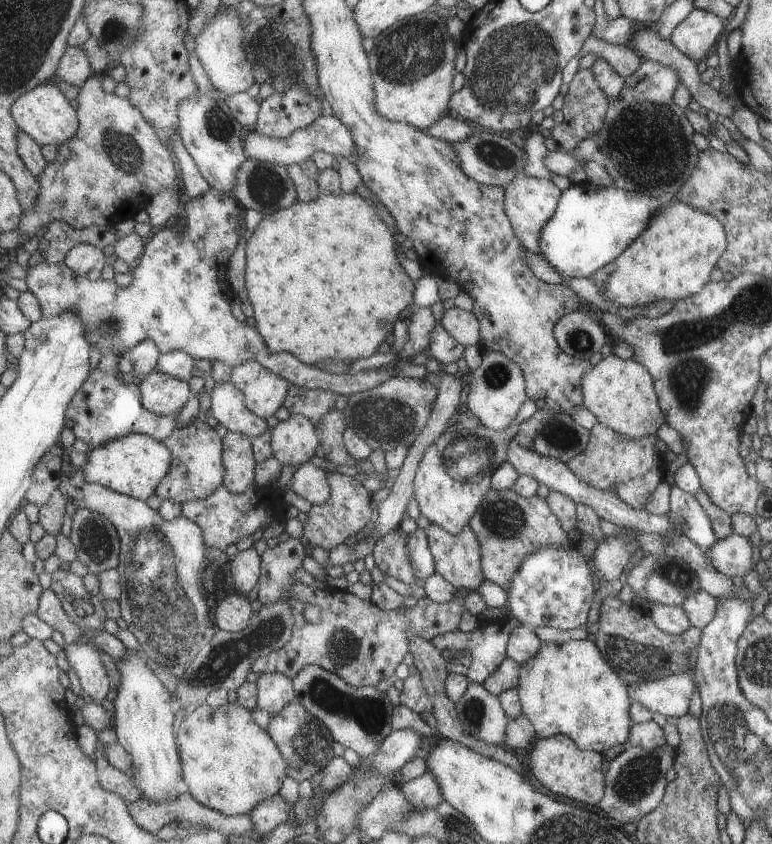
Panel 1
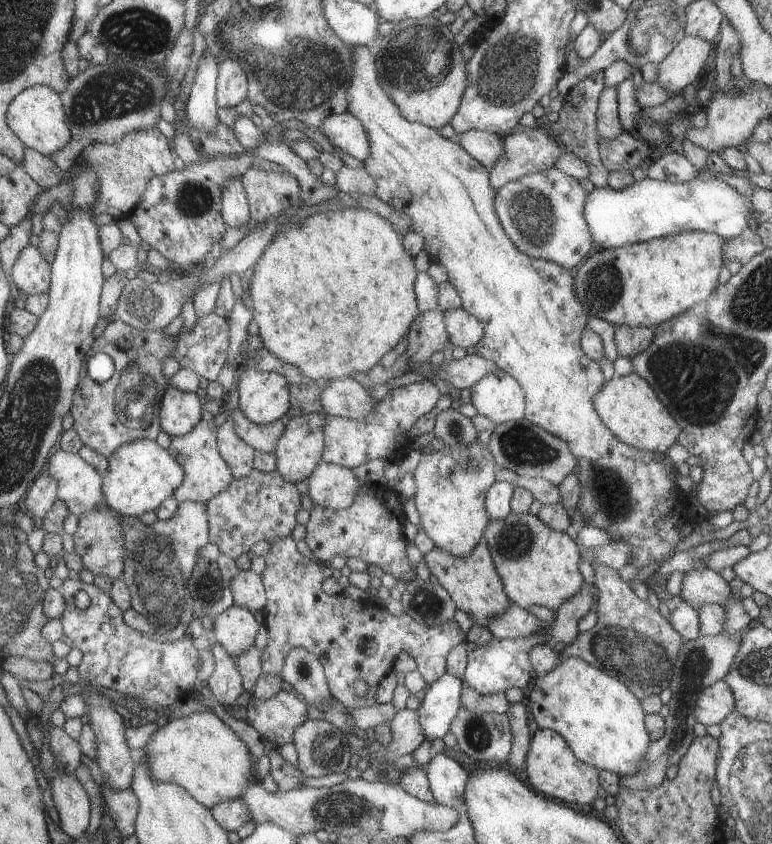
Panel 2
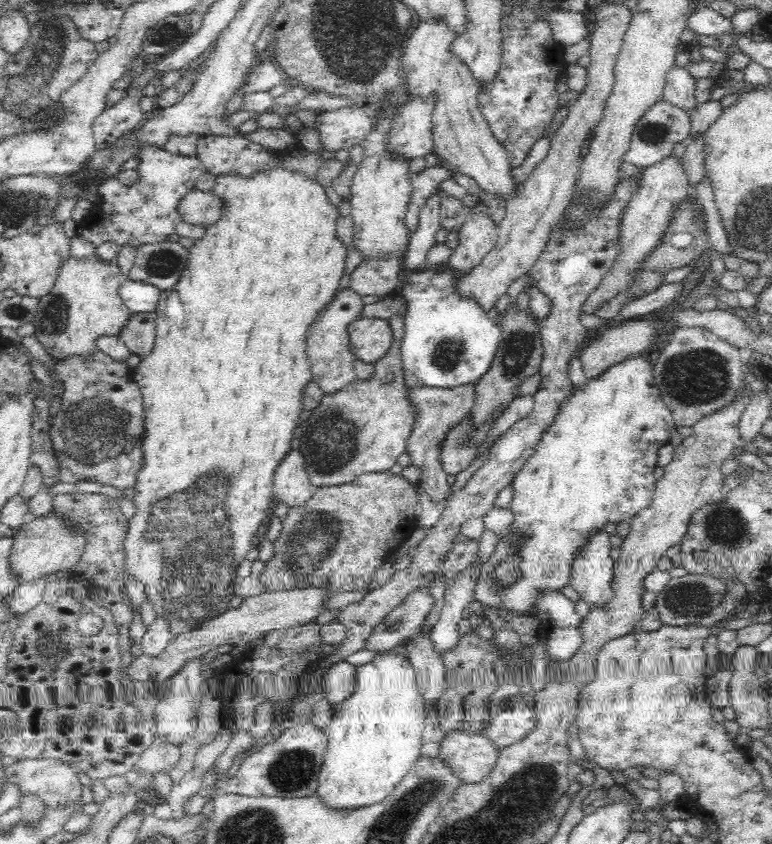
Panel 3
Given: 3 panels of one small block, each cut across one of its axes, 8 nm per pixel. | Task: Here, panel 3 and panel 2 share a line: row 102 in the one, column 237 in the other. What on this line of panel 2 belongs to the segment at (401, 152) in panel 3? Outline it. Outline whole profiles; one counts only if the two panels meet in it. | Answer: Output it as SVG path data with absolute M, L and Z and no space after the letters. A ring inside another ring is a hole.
M238 407L231 411L227 419L231 419L236 424L235 432L241 437L241 440L252 445L255 451L264 453L272 453L273 447L284 430L284 425L279 419L267 425L258 425L250 421Z

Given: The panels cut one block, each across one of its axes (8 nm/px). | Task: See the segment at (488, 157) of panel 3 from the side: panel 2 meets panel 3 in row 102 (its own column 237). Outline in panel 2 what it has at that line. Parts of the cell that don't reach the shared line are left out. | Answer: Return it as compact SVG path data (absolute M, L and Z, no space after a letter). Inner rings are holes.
M231 419L219 426L217 431L217 444L219 445L220 455L229 465L232 476L235 478L244 477L255 468L254 452L252 445L248 445L235 432L236 424Z

